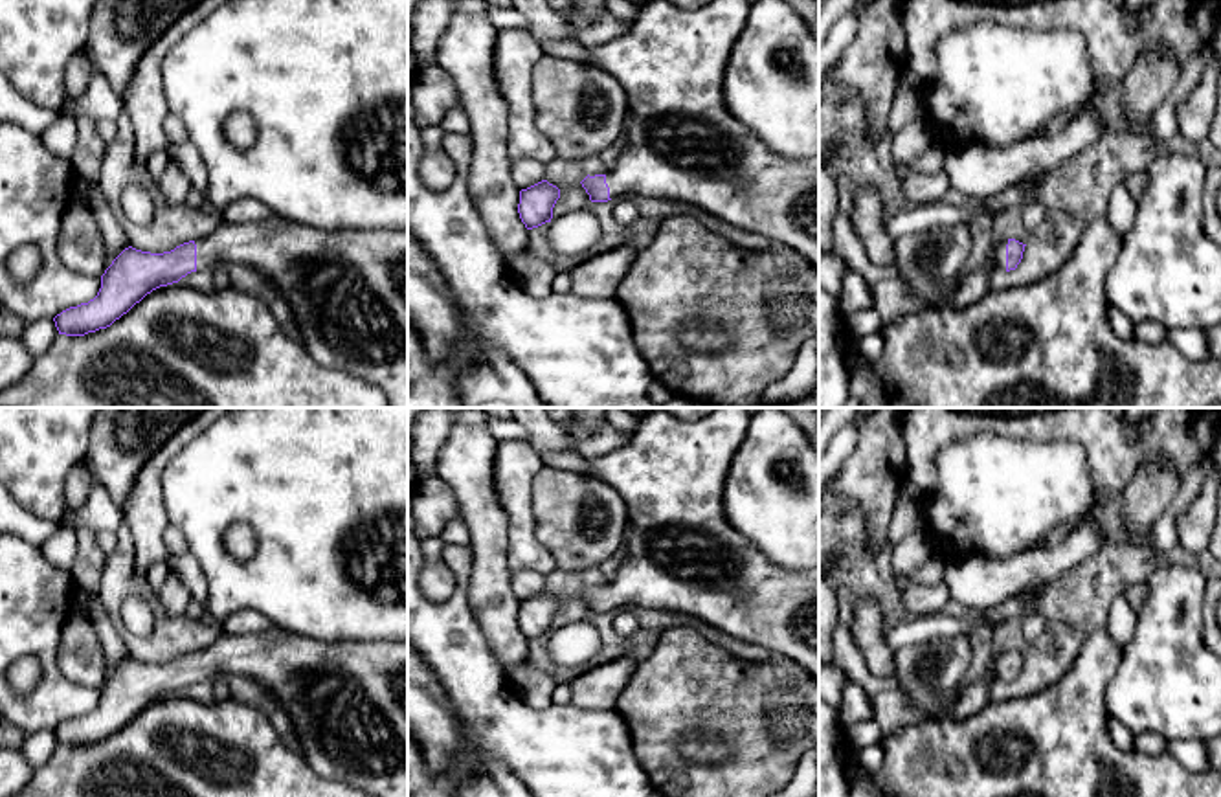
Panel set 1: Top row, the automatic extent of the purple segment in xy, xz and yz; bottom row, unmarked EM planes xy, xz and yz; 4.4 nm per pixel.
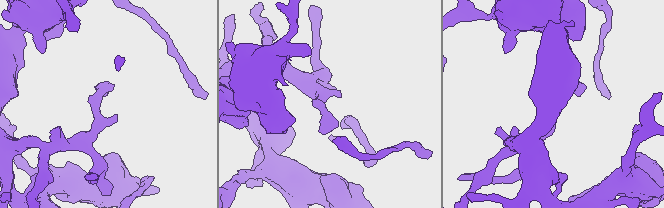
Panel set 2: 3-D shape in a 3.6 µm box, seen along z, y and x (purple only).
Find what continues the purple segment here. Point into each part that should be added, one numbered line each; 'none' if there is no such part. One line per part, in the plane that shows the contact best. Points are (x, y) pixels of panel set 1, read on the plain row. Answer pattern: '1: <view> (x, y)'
1: xy (347, 702)

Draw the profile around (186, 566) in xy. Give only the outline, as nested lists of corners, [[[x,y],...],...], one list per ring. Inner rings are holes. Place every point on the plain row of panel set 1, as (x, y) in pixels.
[[[189,551],[176,556],[171,555],[165,564],[169,571],[176,575],[189,589],[193,601],[207,606],[207,578],[196,556],[193,556]]]

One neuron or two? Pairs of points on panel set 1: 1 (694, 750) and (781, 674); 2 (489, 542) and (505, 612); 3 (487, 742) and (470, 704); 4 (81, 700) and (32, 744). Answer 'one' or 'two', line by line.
1: two
2: one
3: one
4: two

